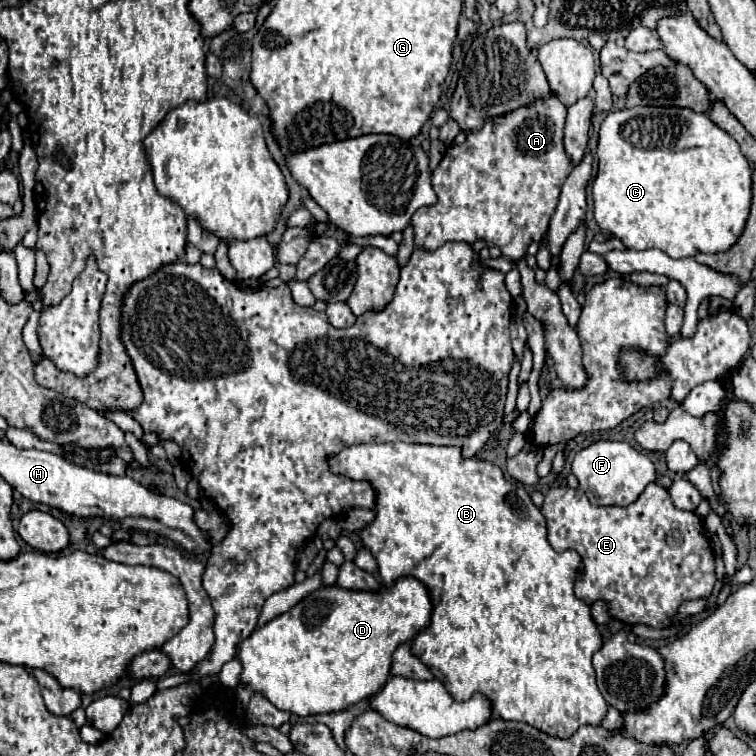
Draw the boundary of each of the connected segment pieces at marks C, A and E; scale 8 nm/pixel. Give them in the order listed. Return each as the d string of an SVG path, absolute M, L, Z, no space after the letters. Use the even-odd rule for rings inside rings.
M636 106L632 110L614 110L606 116L606 120L600 126L600 140L596 150L600 168L598 176L592 184L592 196L594 196L594 216L602 230L608 230L612 236L620 238L628 250L648 250L648 248L660 248L670 258L686 258L696 256L698 252L726 252L726 248L732 248L738 242L738 236L742 234L742 228L746 226L746 216L750 214L750 200L752 200L752 166L742 154L738 142L728 134L722 132L706 114L698 114L690 108L654 108L654 106Z
M540 98L532 106L522 106L506 116L486 120L484 128L478 132L468 132L464 144L446 150L442 162L432 174L432 188L438 202L432 206L418 208L410 224L416 232L416 246L424 250L436 250L450 240L476 242L486 240L488 246L498 246L502 256L510 260L520 260L532 242L540 242L542 234L548 230L550 216L558 204L560 188L574 168L562 146L566 122L566 106L556 98Z
M648 484L646 490L642 492L642 496L638 496L638 500L634 504L628 504L628 506L594 506L588 502L586 494L582 492L582 488L568 488L568 486L558 486L558 488L550 488L550 492L546 494L546 500L544 500L544 506L542 506L542 514L546 518L546 524L548 524L548 540L552 544L552 548L562 548L562 550L576 550L582 560L584 560L584 576L576 582L574 590L576 590L576 596L582 598L586 604L592 604L596 600L606 600L608 606L610 606L610 614L614 618L618 618L620 622L626 622L626 624L646 624L646 626L652 626L652 628L664 628L668 626L676 614L678 614L678 608L682 602L688 602L688 600L700 600L700 598L708 598L712 588L714 588L714 582L716 582L716 574L714 574L714 550L710 546L710 538L706 536L706 528L704 528L704 522L700 516L696 516L694 512L686 512L686 510L680 510L680 508L674 508L672 500L670 500L670 494L666 488L658 486L658 484Z

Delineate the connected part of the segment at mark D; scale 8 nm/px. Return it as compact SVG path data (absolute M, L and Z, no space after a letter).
M412 576L380 590L322 586L240 644L238 658L244 666L240 680L262 692L276 708L298 716L346 710L386 684L392 652L426 630L430 616L430 592Z

